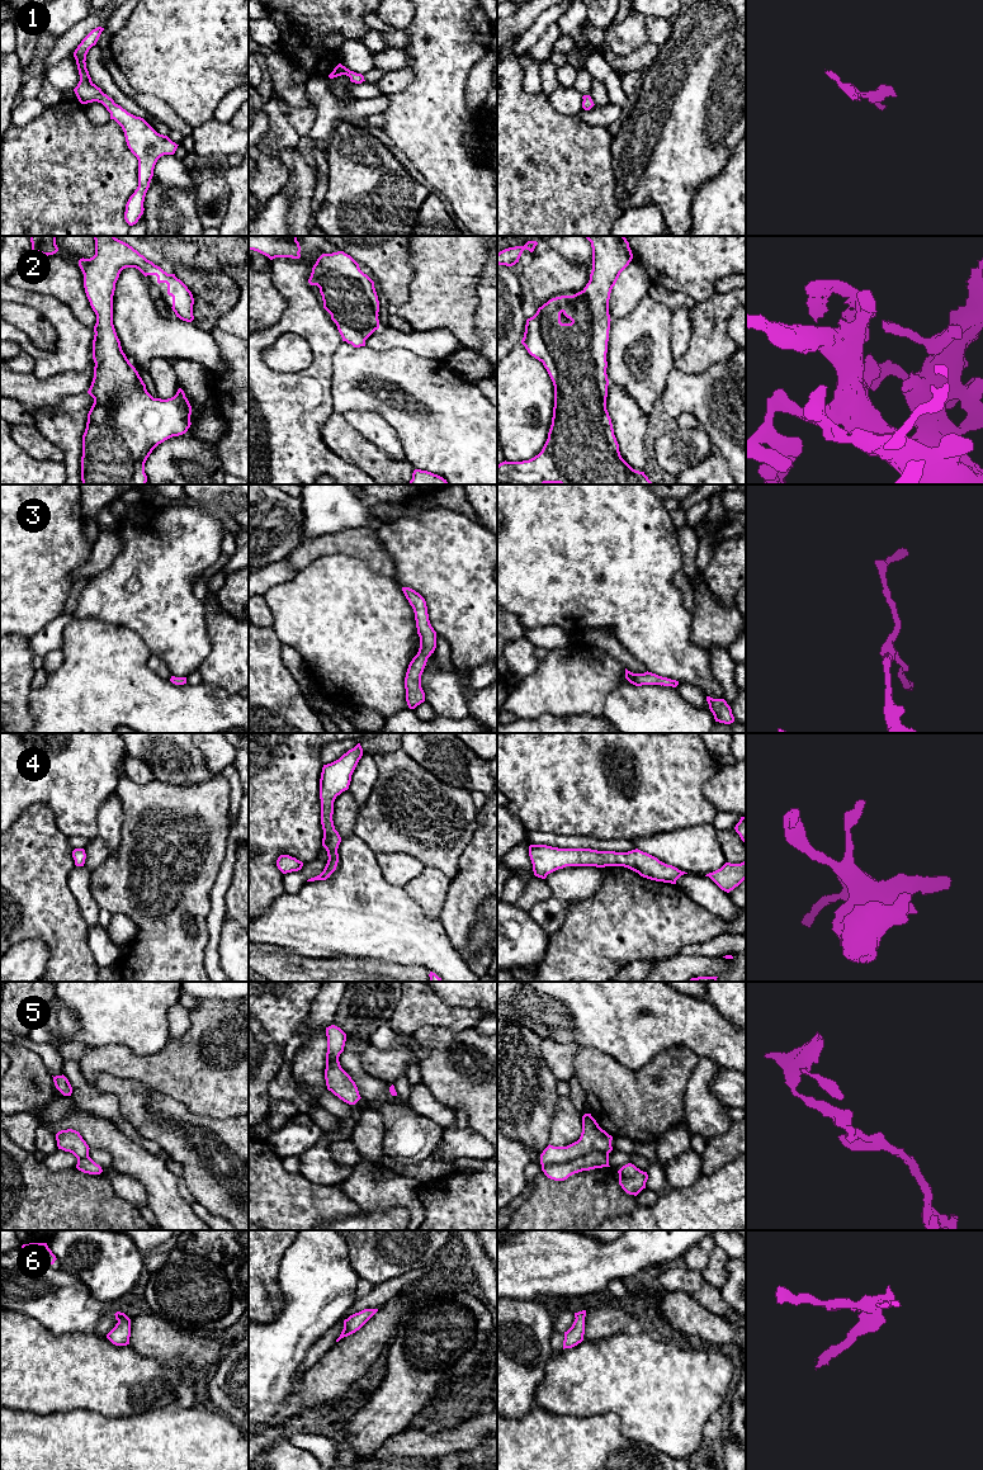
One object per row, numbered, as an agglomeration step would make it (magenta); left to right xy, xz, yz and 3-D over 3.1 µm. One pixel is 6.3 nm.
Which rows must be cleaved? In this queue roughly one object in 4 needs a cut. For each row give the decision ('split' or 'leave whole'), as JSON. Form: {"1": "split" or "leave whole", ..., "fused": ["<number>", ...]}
{"1": "leave whole", "2": "leave whole", "3": "leave whole", "4": "leave whole", "5": "split", "6": "leave whole", "fused": ["5"]}

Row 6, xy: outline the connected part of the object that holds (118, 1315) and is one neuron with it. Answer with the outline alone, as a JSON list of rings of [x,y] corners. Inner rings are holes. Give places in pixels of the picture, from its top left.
[[[117,1311],[114,1315],[118,1323],[107,1334],[107,1338],[115,1346],[127,1346],[131,1337],[131,1319],[120,1311]]]

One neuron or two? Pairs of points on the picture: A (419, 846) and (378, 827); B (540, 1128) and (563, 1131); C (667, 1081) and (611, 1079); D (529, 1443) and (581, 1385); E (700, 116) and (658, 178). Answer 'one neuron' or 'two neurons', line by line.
A: one neuron
B: two neurons
C: one neuron
D: two neurons
E: one neuron

